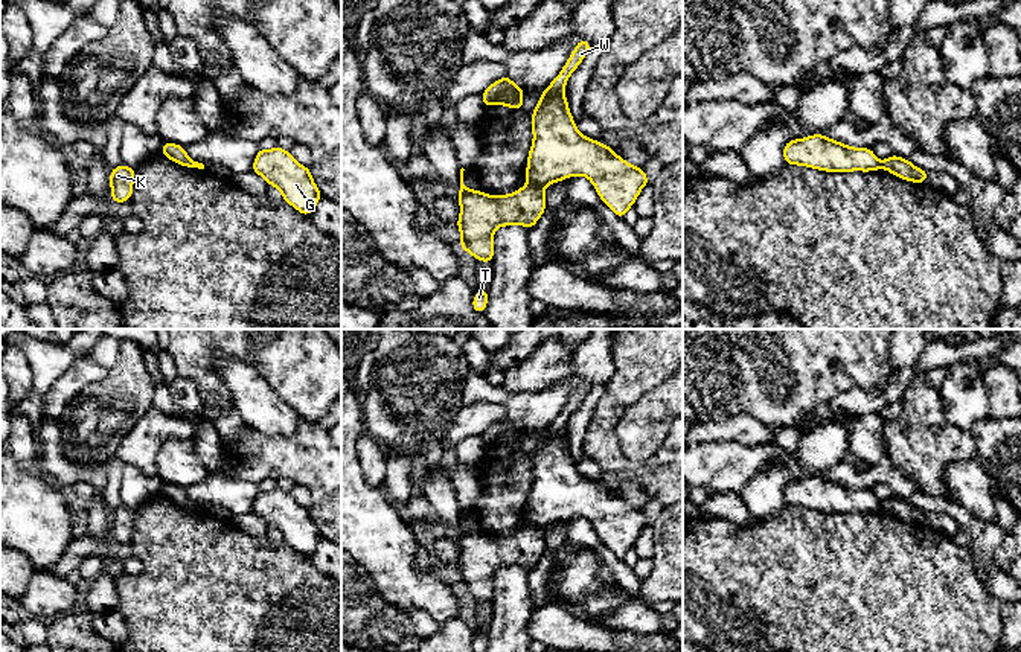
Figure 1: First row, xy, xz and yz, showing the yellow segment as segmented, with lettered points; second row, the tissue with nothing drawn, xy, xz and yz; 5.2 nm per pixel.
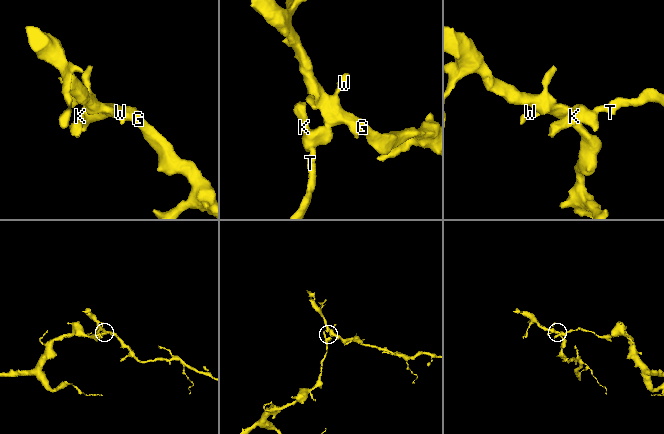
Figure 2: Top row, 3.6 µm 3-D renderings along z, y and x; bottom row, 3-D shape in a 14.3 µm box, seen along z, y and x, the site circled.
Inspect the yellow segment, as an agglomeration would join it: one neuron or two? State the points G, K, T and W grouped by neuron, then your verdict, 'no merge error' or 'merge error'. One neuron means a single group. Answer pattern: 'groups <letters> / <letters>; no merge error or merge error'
groups G W / K T; merge error

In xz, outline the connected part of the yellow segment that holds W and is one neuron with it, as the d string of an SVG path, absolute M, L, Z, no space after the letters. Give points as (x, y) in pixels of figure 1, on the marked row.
M587 40L578 41L561 73L541 93L532 111L533 142L527 157L526 180L529 184L546 187L575 175L587 177L599 198L617 218L623 218L643 186L651 181L643 168L629 165L608 145L581 134L564 96L570 75L590 47Z

